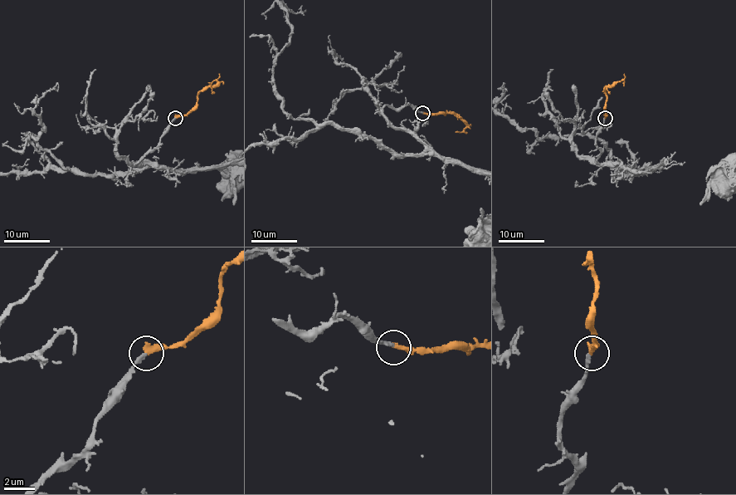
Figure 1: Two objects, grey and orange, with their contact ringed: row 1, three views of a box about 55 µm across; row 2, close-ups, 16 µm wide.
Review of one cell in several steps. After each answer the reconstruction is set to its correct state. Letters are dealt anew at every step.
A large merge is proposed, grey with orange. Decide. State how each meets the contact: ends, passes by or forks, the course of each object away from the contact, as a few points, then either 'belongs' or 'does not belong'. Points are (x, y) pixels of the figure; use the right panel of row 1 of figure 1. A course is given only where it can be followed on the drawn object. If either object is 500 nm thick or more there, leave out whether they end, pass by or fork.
grey ends there; orange ends there; orange runs (605, 117), (605, 90), (623, 80), (623, 82); belongs

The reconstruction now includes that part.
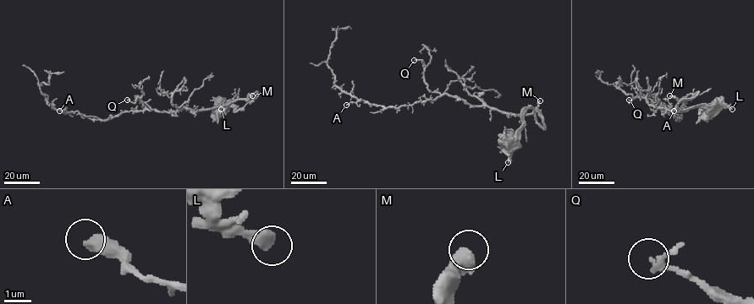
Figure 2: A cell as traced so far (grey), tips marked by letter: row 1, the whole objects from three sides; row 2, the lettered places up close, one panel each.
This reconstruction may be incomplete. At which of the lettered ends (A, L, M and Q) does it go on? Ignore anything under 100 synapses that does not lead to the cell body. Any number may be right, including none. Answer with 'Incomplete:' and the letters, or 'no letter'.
Incomplete: M

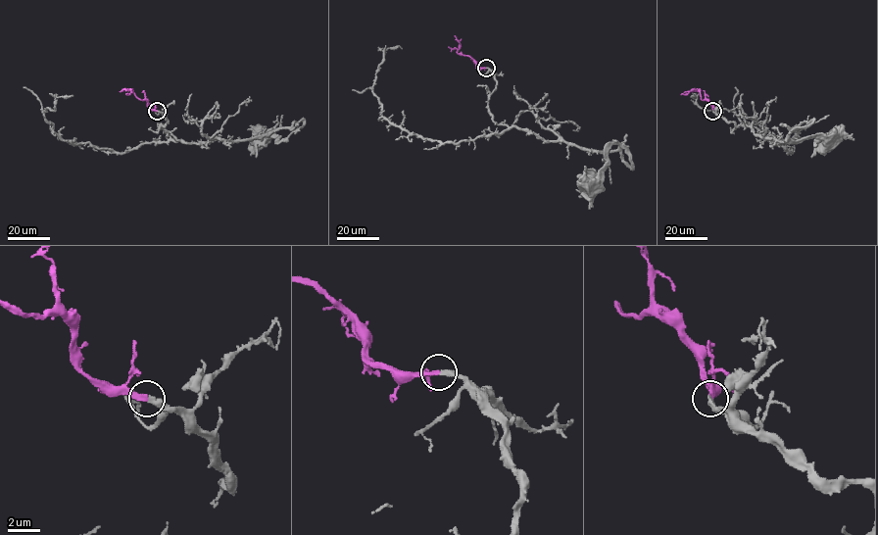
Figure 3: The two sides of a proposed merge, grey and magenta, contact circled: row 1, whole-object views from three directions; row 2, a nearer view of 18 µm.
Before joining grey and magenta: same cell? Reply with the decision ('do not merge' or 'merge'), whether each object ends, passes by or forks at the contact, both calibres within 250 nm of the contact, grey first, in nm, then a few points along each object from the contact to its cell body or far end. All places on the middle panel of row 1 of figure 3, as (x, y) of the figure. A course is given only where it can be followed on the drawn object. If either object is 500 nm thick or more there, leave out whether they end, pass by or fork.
merge; grey ends there; magenta ends there; 300 nm thick on the grey side, 280 nm on the other; grey runs (486, 68), (497, 82), (488, 102), (496, 123), (619, 151), (632, 169), (630, 155), (612, 144), (587, 185); magenta runs (486, 68), (478, 67), (469, 57), (457, 53), (460, 43), (455, 35)

